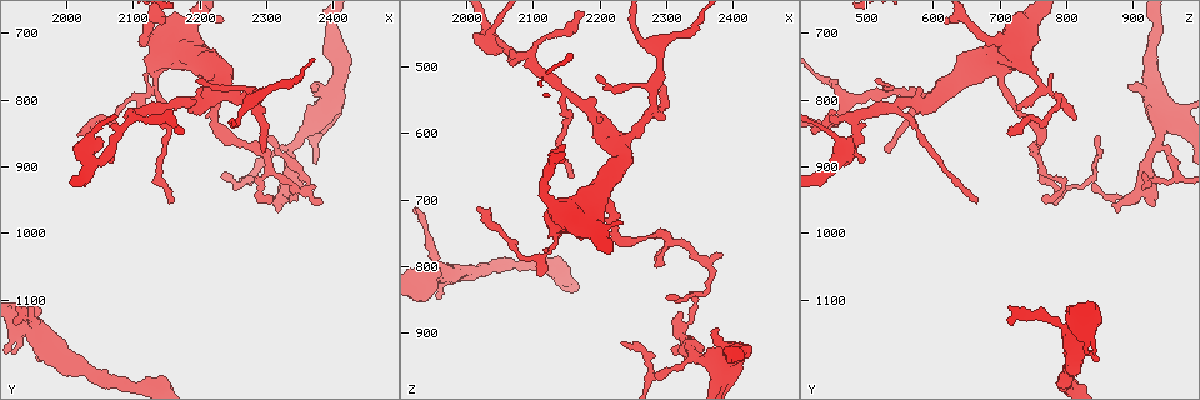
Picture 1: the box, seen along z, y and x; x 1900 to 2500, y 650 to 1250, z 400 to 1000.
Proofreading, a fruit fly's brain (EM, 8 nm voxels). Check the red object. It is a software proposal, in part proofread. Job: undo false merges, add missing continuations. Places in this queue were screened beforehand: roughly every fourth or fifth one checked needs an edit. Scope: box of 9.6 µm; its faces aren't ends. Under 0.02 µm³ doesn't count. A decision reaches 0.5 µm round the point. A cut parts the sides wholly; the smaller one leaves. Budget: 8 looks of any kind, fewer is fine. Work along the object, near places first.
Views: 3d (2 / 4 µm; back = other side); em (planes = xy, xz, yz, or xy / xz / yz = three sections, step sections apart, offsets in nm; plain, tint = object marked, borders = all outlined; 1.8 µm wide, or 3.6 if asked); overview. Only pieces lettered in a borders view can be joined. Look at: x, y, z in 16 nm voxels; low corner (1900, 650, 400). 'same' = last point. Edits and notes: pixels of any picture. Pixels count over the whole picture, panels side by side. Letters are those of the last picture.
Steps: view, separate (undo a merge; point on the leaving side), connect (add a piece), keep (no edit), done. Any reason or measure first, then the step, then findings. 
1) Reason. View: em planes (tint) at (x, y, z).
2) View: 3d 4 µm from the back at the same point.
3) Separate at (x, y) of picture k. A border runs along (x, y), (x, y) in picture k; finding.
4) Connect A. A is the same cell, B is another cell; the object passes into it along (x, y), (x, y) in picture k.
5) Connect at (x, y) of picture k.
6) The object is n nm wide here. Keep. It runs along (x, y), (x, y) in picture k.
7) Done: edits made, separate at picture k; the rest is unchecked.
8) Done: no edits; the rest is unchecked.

View: 3d 4 µm at (2375, 780, 895).

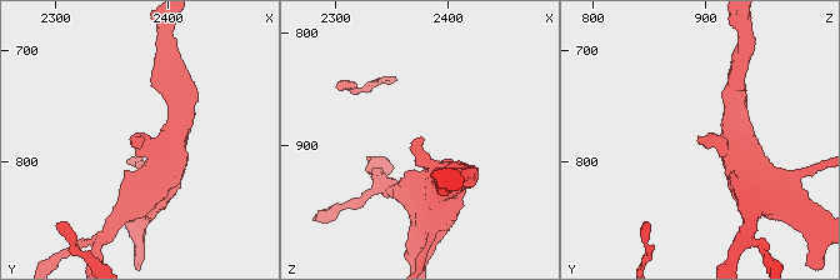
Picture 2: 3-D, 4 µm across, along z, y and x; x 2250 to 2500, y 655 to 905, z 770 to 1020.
Now the EM. View: em xz step 8 (borders) at (2374, 778, 892).

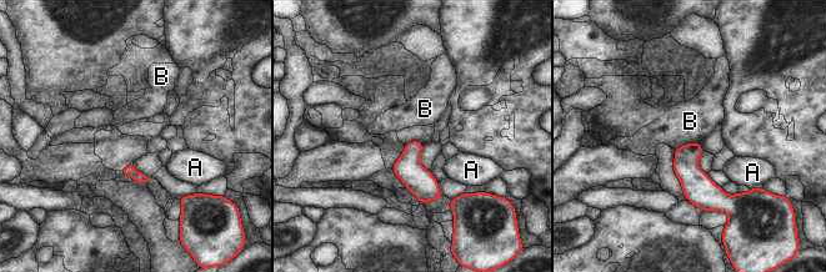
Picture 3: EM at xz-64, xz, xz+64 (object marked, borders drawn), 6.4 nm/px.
View: em planes (borders) at the same point.

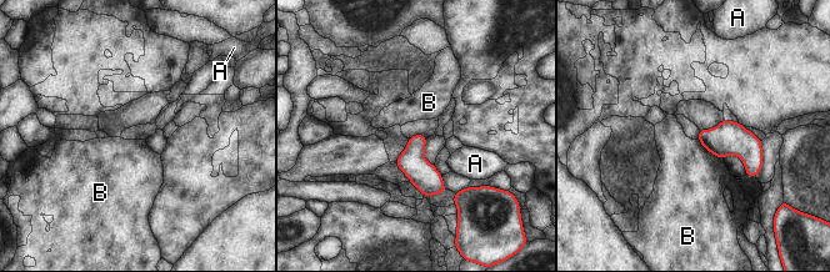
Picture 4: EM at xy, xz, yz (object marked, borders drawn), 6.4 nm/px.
Keep. A and B are other cells; a border runs along (698, 139), (708, 150), (723, 159) in picture 4; no lettered piece goes on from it.

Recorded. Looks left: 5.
An open end. View: em 3.6 µm planes (borders) at (2195, 770, 515).

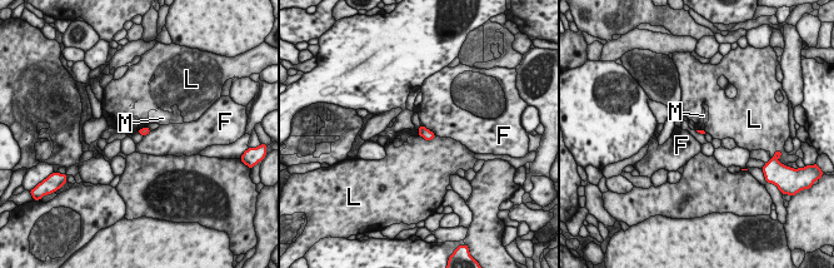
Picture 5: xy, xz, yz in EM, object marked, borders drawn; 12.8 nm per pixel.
The longest contact is with L, 200 nm. Keep. F, L and M are other cells; a border runs along (145, 127), (138, 130) in picture 5; no lettered piece goes on from it.

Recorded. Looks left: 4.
Small branch off a trunk. View: em xy step 8 (tint) at (2205, 760, 700).

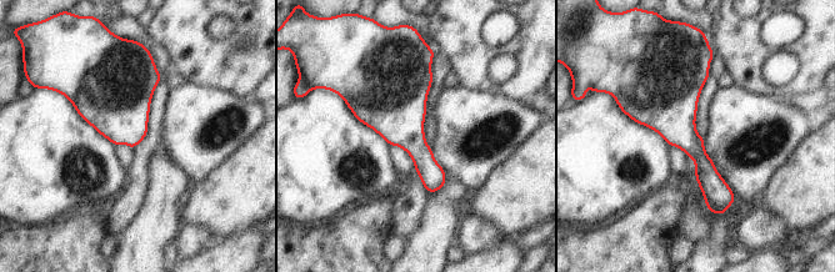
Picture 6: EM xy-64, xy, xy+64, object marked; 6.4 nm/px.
View: em planes (borders) at the same point.

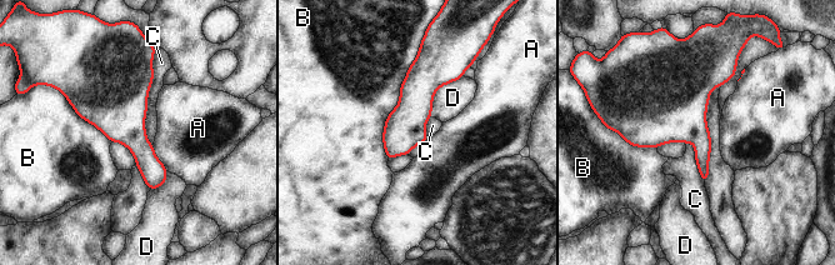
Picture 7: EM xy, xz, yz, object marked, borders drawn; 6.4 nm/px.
The object is 260 nm wide here. Keep. A, B, C and D are other cells; it runs along (424, 58), (414, 110), (390, 154) in picture 7; continuous, no second neuron.

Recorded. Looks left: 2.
Sudden change in width. View: em planes (tint) at (2335, 870, 930).

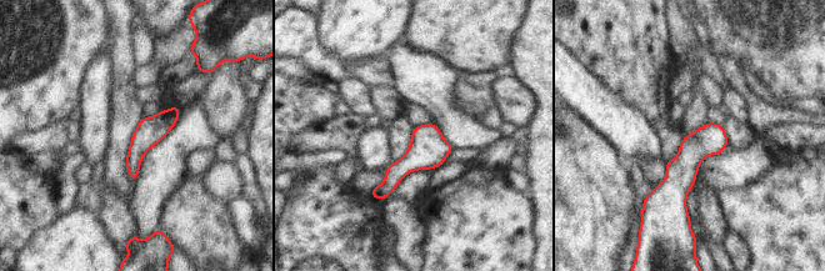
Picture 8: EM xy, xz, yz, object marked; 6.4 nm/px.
What lies round it. View: em planes (borders) at the same point.

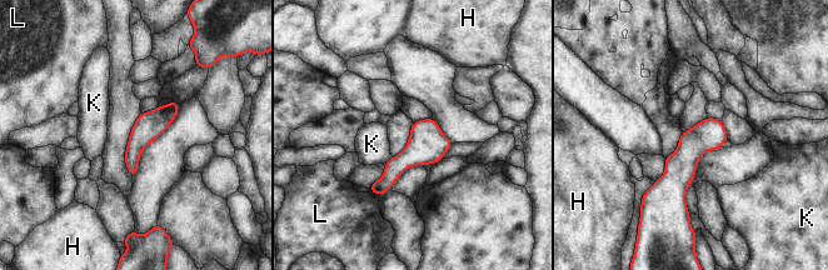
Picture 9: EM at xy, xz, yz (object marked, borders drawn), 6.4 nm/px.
The longest contact is with L, 80 nm. Keep. H, K and L are other cells; one neuron here.

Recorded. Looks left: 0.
Done: no edits; the rest is unchecked.

